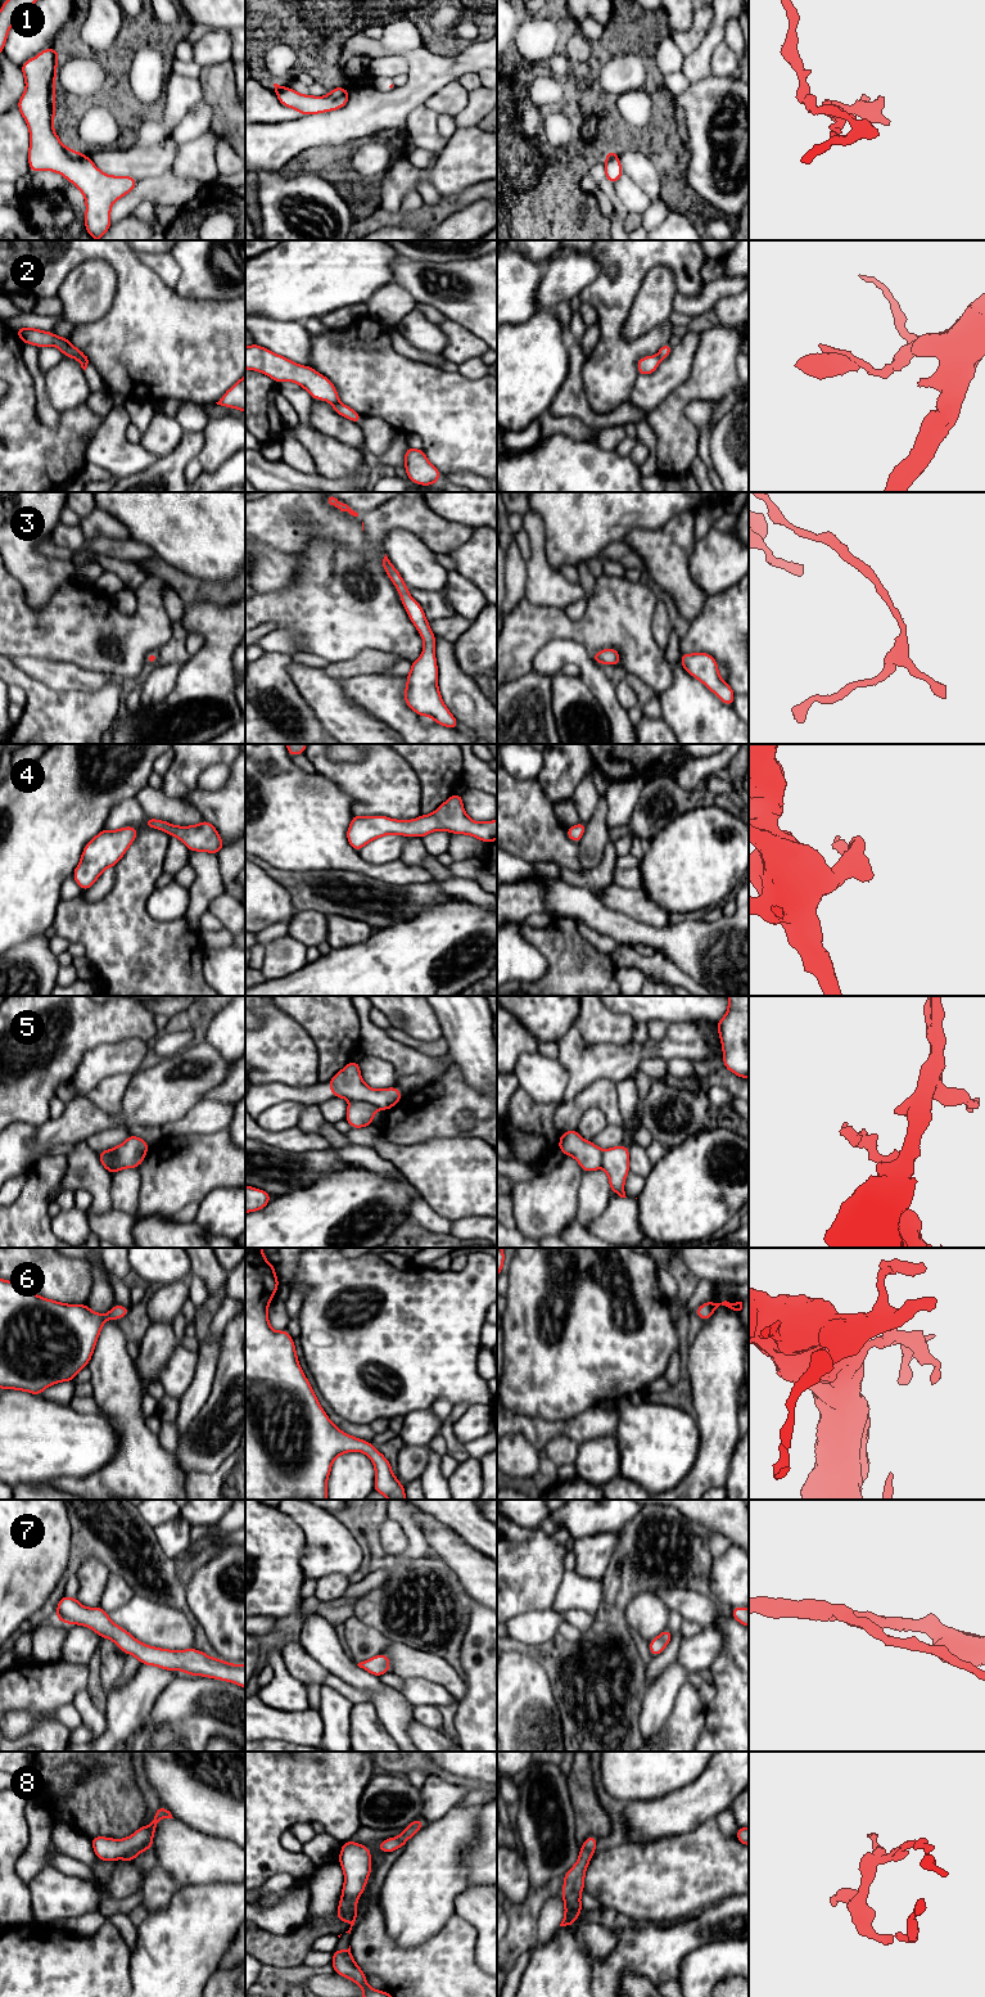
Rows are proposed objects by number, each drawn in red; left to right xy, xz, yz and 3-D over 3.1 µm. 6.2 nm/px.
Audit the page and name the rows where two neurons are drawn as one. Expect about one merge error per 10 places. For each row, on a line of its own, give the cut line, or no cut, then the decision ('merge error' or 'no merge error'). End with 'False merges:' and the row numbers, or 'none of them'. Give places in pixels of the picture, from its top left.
1: no cut | no merge error
2: xz (338, 401), (331, 404) | merge error
3: no cut | no merge error
4: no cut | no merge error
5: xy (108, 1149), (114, 1157), (114, 1172) | merge error
6: no cut | no merge error
7: no cut | no merge error
8: no cut | no merge error
False merges: 2, 5

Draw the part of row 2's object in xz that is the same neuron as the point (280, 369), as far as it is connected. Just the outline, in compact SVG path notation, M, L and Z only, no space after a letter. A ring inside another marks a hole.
M256 343L245 347L245 369L261 371L276 383L288 380L298 383L313 400L325 400L330 404L339 402L336 388L326 377L311 366L295 364Z

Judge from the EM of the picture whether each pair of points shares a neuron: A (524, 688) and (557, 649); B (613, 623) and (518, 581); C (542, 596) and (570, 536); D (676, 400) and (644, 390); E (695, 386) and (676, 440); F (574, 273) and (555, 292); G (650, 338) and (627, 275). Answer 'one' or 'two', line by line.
A: two
B: two
C: two
D: two
E: one
F: one
G: one

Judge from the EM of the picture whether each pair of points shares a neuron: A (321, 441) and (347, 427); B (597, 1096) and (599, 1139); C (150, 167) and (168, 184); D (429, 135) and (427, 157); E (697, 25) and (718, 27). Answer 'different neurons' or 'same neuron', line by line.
A: different neurons
B: different neurons
C: different neurons
D: different neurons
E: different neurons

